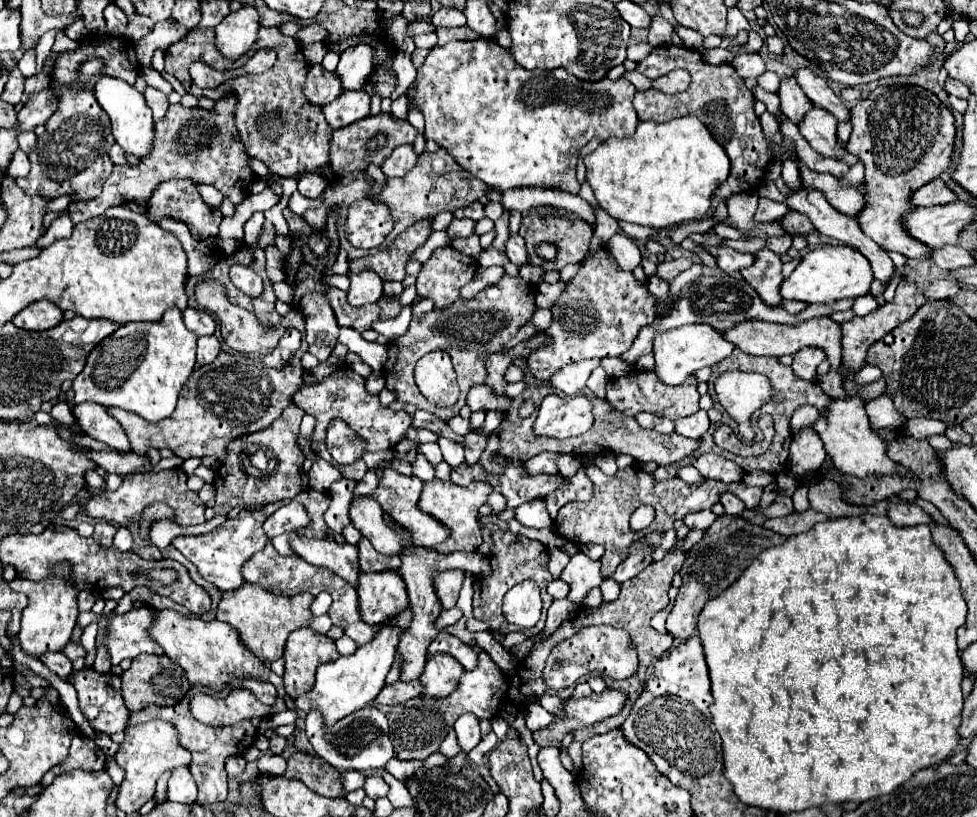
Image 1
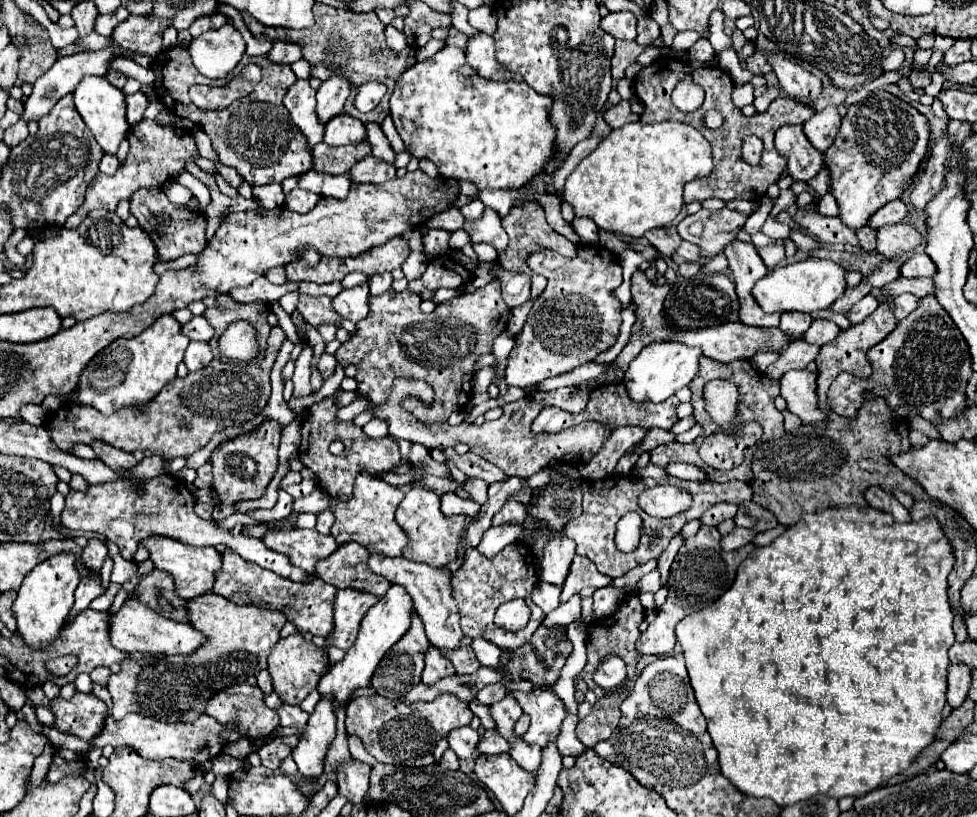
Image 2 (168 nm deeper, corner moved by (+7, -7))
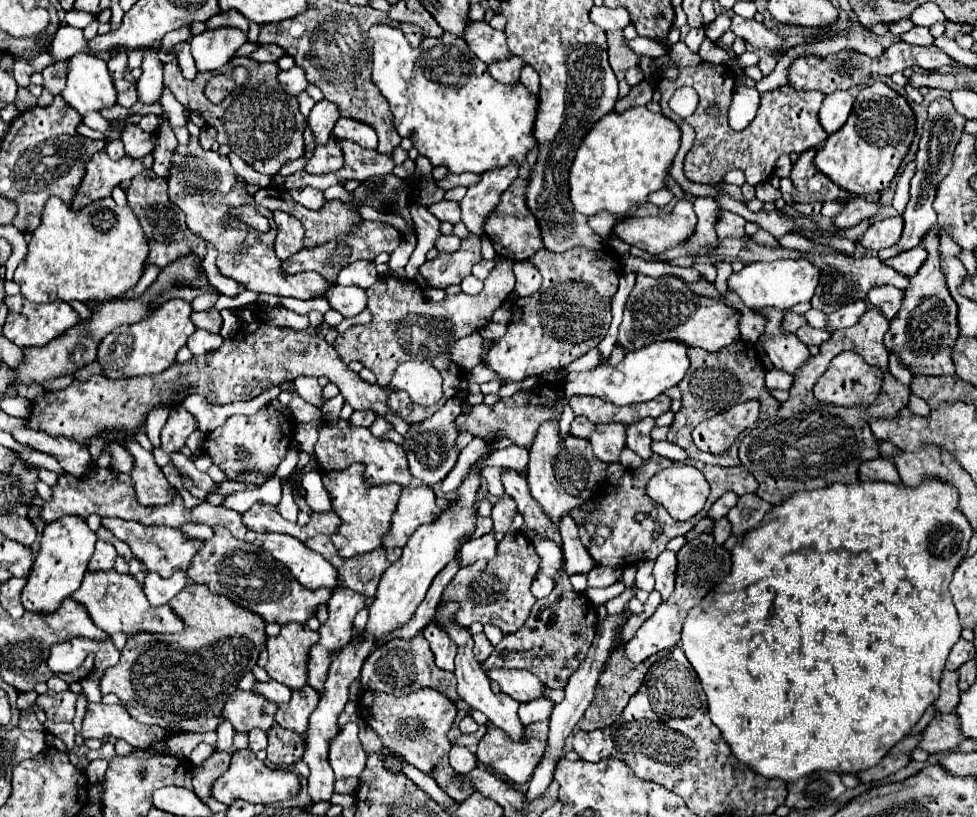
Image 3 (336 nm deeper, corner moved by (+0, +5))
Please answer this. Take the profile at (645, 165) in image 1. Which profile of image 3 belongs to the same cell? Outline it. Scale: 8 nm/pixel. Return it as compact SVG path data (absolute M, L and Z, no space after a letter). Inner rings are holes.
M645 106L627 108L623 114L605 114L577 148L569 168L571 202L585 216L605 210L609 214L625 214L631 206L647 204L647 196L663 188L665 170L673 162L681 144L681 132L675 122L663 114L653 114Z

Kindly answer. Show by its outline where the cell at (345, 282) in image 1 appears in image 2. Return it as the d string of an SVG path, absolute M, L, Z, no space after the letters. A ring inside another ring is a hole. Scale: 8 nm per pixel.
M362 271L352 272L347 274L345 278L341 281L344 289L352 288L354 286L360 285L363 282L368 281L368 276Z

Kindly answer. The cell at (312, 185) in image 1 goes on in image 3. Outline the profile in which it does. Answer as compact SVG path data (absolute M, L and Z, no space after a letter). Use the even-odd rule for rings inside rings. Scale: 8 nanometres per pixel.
M299 188L299 190L291 190L291 196L297 204L309 208L309 210L321 210L321 206L325 204L325 196L321 190L317 188Z

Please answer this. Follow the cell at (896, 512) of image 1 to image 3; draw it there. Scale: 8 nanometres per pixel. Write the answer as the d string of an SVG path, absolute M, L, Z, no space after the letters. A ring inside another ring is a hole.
M873 458L859 466L859 480L883 480L883 482L901 482L895 464L889 458Z

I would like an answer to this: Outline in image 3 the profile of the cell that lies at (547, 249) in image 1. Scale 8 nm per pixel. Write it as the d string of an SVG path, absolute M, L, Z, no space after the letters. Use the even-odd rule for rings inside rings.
M577 246L563 254L555 254L541 248L533 258L529 258L529 262L535 264L537 270L541 272L543 284L539 292L525 298L519 296L513 302L513 316L511 316L511 322L507 324L505 334L487 348L487 354L481 360L489 370L493 370L505 382L521 382L527 376L535 376L535 374L543 374L543 372L551 372L567 366L569 362L577 360L579 356L587 354L593 346L597 346L611 324L609 300L617 292L619 264L617 262L609 264L607 252L589 252Z

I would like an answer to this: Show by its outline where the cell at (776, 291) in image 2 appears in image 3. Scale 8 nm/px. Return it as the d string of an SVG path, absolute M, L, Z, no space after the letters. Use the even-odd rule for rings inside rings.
M775 260L775 262L755 262L745 264L743 270L733 272L727 280L727 290L735 292L741 302L751 312L761 312L765 308L791 308L799 302L809 302L815 294L819 282L819 270L805 260Z

